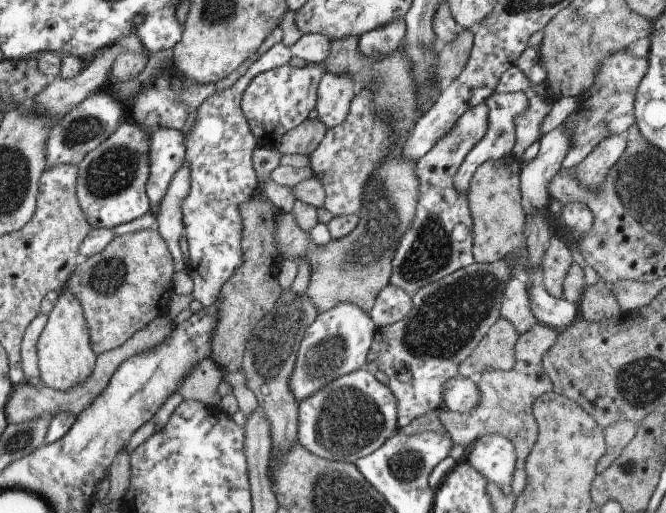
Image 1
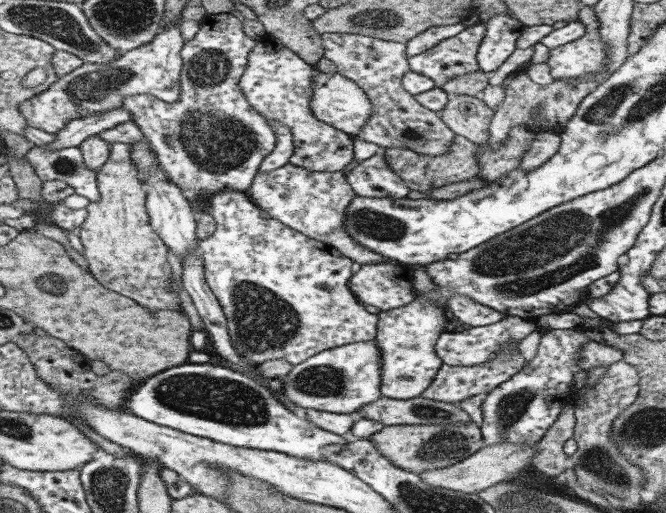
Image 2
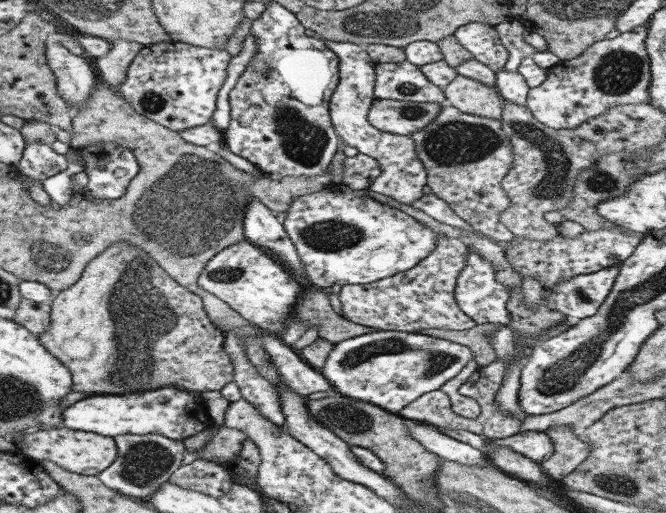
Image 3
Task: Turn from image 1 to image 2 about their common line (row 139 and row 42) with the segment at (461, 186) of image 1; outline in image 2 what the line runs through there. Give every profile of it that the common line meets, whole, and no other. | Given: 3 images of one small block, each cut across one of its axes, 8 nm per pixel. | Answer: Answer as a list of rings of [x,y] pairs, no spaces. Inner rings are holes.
[[[509,11],[487,18],[486,36],[476,56],[480,71],[492,75],[498,70],[515,51],[515,42],[525,28],[524,23],[512,17]]]

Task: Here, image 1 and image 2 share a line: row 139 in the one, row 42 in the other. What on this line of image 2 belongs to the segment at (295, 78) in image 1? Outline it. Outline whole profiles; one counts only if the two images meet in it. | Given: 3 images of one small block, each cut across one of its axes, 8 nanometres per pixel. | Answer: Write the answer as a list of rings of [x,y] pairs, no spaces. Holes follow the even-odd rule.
[[[266,32],[254,40],[254,49],[248,55],[248,64],[238,83],[248,104],[258,114],[262,114],[270,126],[274,127],[276,122],[280,122],[280,126],[284,124],[290,128],[294,144],[292,156],[288,159],[290,164],[314,172],[342,171],[354,158],[354,137],[318,120],[312,113],[310,100],[314,91],[310,88],[316,67],[302,60],[296,51],[288,49]]]

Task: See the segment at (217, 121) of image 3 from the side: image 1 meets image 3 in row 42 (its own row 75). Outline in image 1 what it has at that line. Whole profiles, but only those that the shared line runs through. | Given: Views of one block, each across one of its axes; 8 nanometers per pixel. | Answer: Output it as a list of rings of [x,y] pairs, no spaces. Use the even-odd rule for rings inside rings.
[[[304,34],[292,46],[279,43],[261,52],[248,72],[227,90],[215,92],[196,110],[196,120],[186,134],[186,156],[183,162],[190,168],[190,192],[182,202],[183,234],[190,245],[188,274],[192,279],[192,296],[204,308],[218,299],[220,288],[242,268],[243,224],[240,204],[249,200],[257,189],[257,175],[253,153],[258,147],[246,116],[242,114],[242,100],[248,84],[268,69],[290,64],[293,57],[306,63],[320,63],[330,54],[330,39],[324,34]]]

